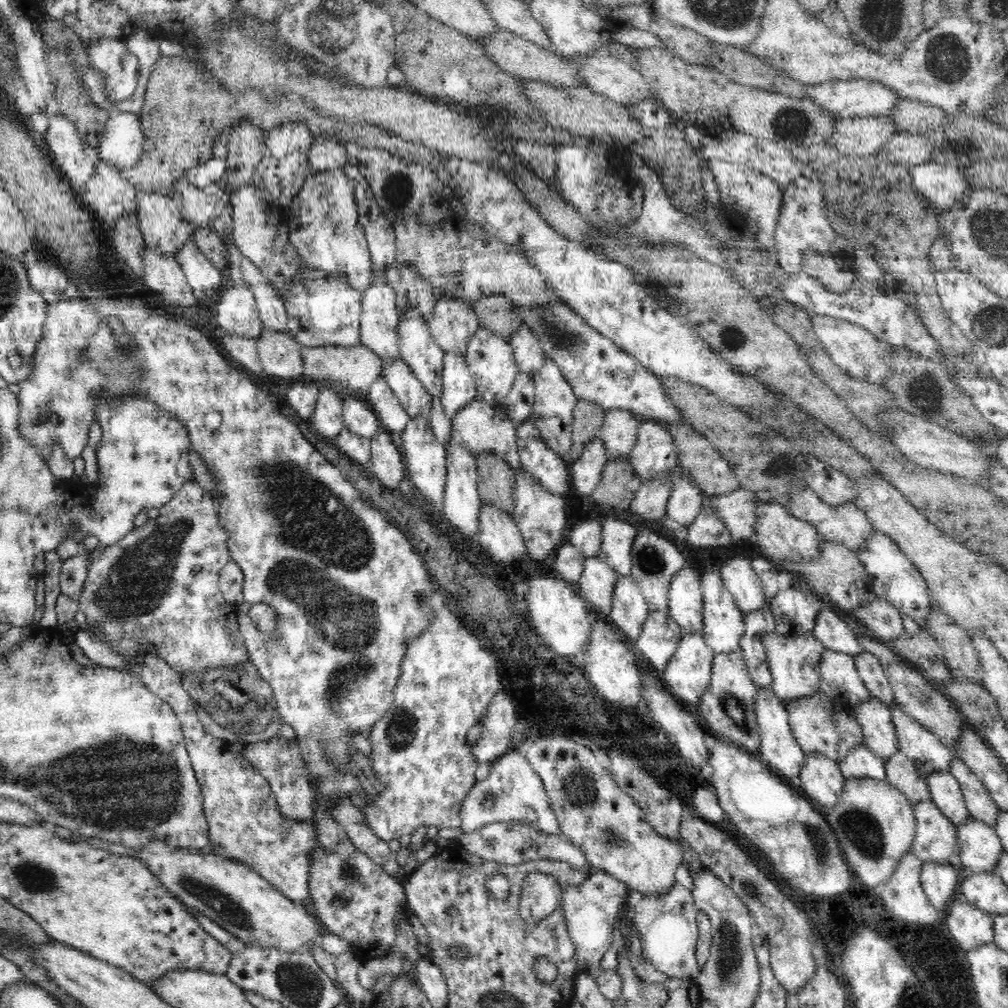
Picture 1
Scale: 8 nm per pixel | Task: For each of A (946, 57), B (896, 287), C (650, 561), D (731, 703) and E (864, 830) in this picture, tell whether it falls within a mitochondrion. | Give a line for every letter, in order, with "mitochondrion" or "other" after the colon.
A: mitochondrion
B: other
C: mitochondrion
D: mitochondrion
E: mitochondrion

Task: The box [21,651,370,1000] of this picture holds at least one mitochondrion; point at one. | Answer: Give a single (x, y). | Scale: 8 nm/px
(227, 907)

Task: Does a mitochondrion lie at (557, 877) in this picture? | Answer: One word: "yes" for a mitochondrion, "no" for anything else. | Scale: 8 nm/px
no

